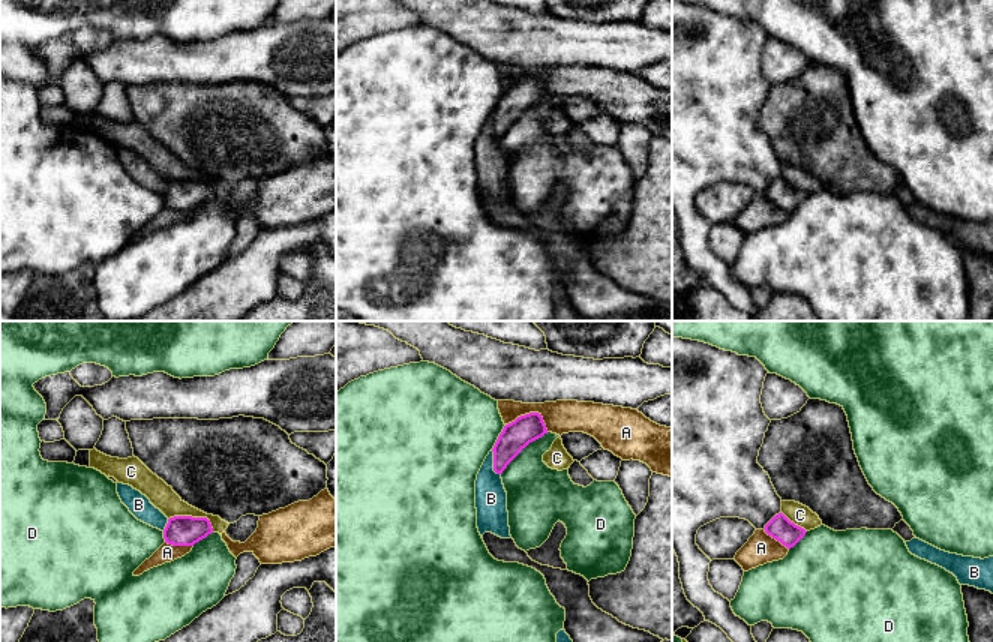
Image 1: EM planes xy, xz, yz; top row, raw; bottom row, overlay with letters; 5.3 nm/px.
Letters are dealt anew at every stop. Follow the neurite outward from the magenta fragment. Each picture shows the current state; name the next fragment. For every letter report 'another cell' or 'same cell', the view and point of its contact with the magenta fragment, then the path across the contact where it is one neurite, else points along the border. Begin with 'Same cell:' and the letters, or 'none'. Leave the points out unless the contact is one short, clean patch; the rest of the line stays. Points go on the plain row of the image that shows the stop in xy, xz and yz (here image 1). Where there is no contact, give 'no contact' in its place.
Same cell: none
A: another cell | xz (531, 77) | along xz (506, 89), (521, 80), (537, 77), (548, 95)
B: another cell | xz (494, 128)
C: another cell | xy (194, 182) | along xy (168, 182), (204, 180), (213, 195)
D: another cell | xz (521, 114)

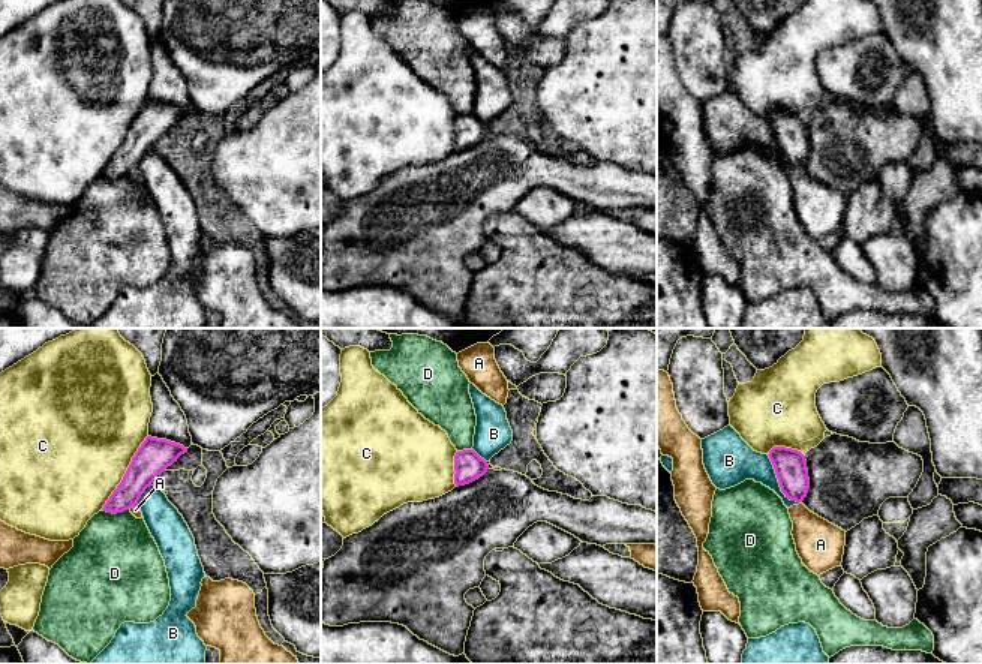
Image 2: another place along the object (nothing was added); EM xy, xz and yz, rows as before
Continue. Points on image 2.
Same cell: none
A: another cell | xy (134, 170)
B: another cell | yz (778, 146) | along yz (766, 119), (780, 153), (790, 164), (801, 167)
C: another cell | xy (126, 137)
D: another cell | xy (116, 177) | along xy (129, 171), (116, 177), (102, 174)

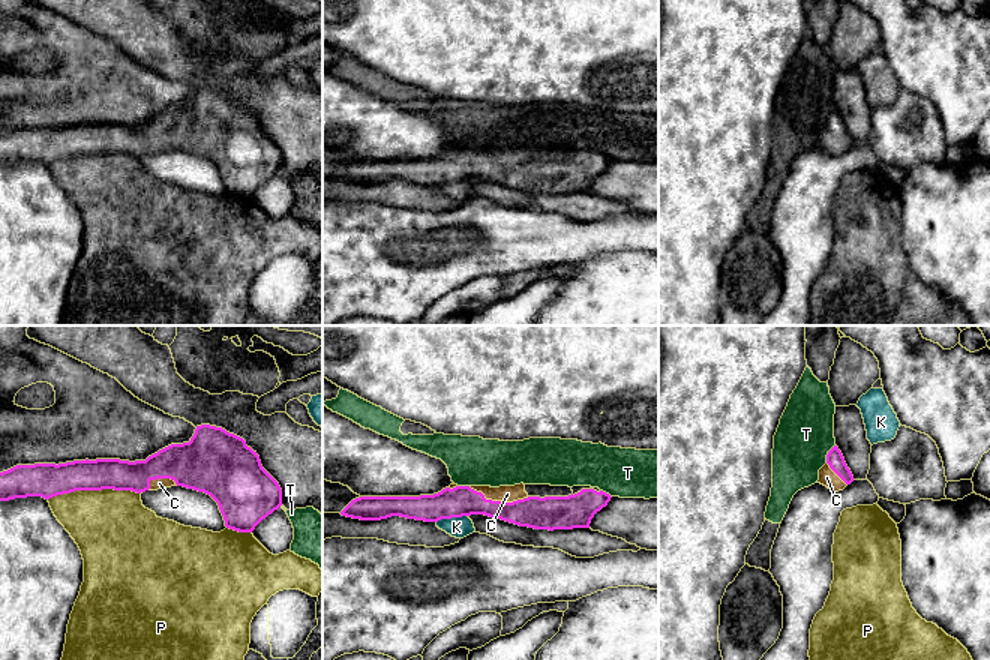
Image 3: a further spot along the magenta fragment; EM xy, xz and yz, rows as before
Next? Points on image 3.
Same cell: C
C: same cell | xz (498, 165)
K: another cell | xz (452, 180) | along xz (467, 179), (444, 182), (437, 186)
P: another cell | xy (93, 153)
T: another cell | yz (828, 117)

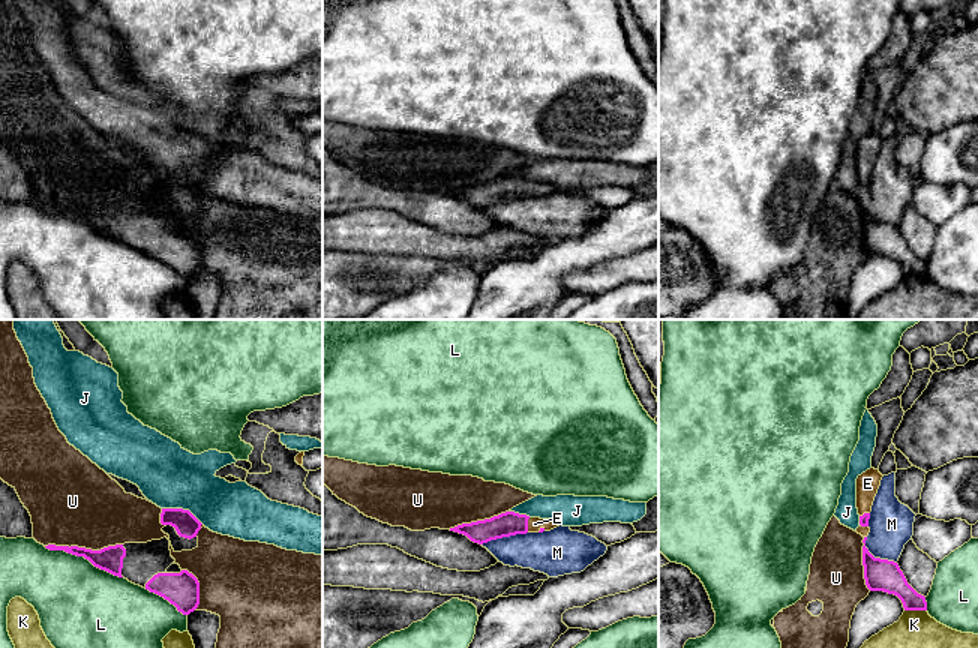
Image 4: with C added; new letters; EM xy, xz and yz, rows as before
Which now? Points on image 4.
Same cell: E
E: same cell | xz (527, 189) | across xz (507, 188), (527, 189), (534, 188)
J: another cell | xy (182, 173) | along xy (162, 171), (188, 173), (203, 188)
K: another cell | yz (915, 273)
L: another cell | xy (83, 219)
M: another cell | xz (504, 200)
U: another cell | xy (83, 212)

